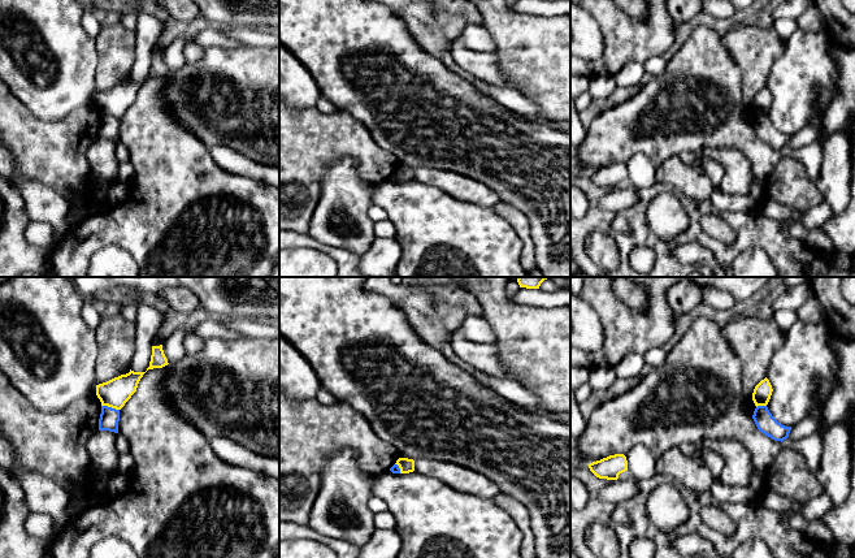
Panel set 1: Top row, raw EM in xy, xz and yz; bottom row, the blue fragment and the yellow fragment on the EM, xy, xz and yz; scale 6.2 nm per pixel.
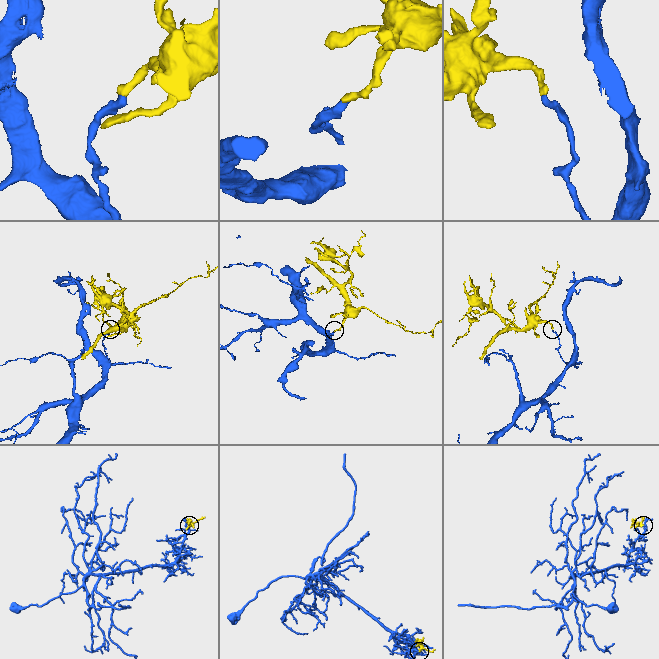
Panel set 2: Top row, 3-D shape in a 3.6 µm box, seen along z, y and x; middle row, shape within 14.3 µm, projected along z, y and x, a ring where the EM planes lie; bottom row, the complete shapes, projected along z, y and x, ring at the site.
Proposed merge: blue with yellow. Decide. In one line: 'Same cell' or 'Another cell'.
Another cell

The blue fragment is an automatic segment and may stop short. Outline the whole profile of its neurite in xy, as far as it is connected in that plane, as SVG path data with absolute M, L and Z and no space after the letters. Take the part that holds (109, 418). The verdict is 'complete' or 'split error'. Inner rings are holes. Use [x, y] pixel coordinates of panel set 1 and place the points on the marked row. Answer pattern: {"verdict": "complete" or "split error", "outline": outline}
{"verdict": "complete", "outline": "M101 406L101 414L99 419L99 431L109 431L118 433L120 410Z"}

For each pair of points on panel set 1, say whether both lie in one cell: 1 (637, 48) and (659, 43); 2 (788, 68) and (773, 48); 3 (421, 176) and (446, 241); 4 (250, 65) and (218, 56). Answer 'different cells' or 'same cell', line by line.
1: same cell
2: different cells
3: different cells
4: same cell

